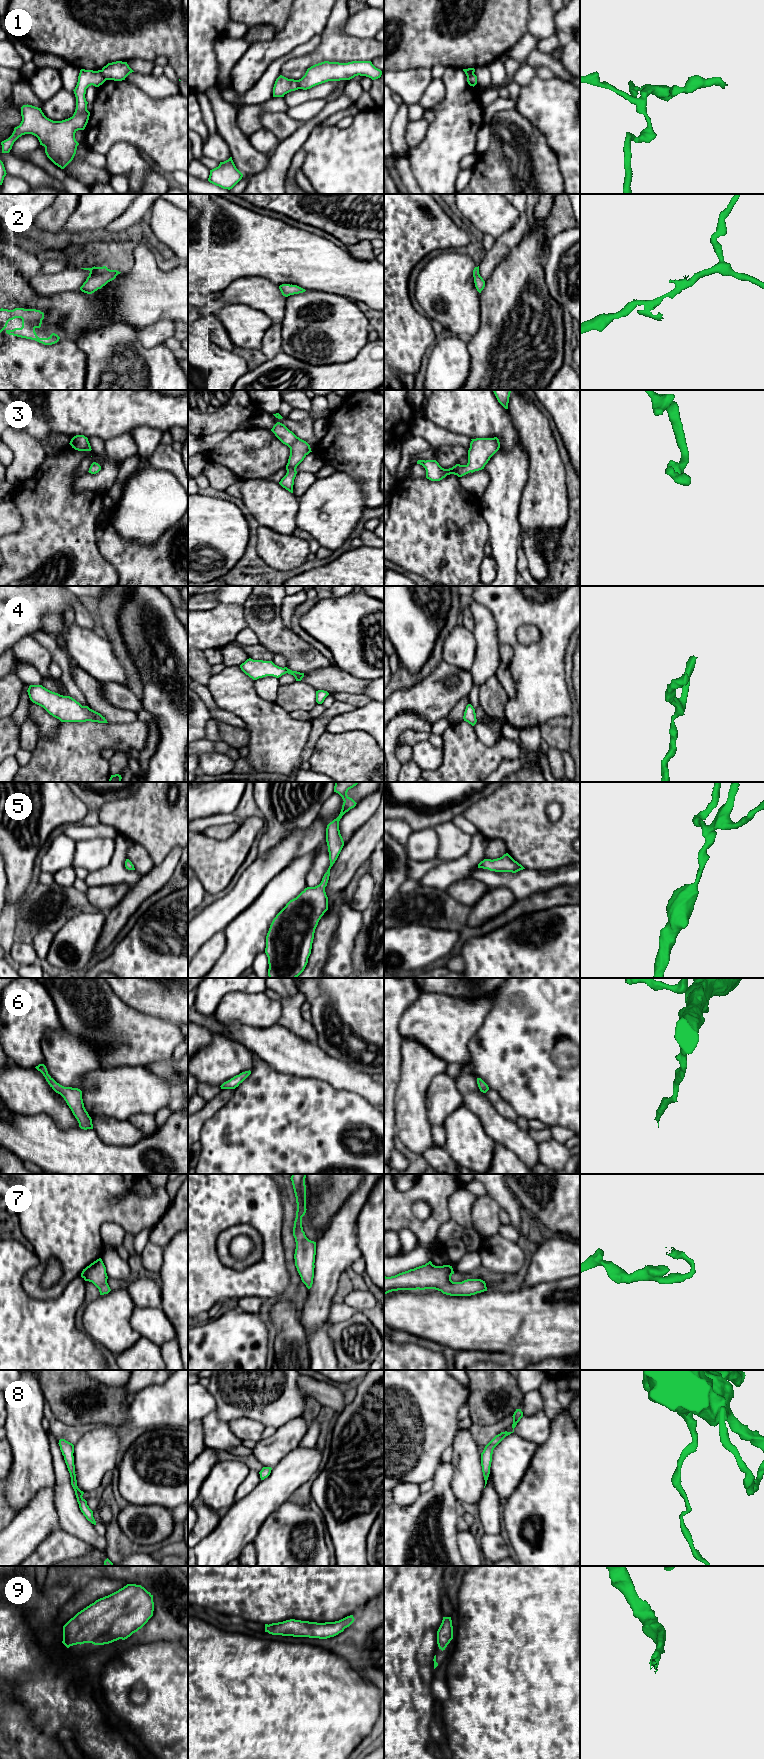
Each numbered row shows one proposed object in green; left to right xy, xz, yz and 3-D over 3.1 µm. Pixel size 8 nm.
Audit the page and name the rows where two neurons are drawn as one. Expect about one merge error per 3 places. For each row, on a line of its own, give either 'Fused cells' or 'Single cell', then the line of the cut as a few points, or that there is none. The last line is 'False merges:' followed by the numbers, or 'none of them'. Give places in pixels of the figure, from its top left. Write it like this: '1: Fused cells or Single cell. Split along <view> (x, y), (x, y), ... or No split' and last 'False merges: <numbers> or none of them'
1: Fused cells. Split along xy (100, 70), (106, 79)
2: Single cell. No split
3: Single cell. No split
4: Single cell. No split
5: Single cell. No split
6: Single cell. No split
7: Single cell. No split
8: Single cell. No split
9: Single cell. No split
False merges: 1

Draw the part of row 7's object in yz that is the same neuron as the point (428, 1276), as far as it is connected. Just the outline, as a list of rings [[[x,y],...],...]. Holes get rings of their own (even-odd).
[[[429,1261],[425,1265],[395,1276],[384,1276],[384,1294],[398,1290],[435,1289],[450,1296],[471,1296],[487,1291],[485,1281],[467,1279],[453,1282],[451,1280],[453,1274],[452,1266],[435,1266]]]

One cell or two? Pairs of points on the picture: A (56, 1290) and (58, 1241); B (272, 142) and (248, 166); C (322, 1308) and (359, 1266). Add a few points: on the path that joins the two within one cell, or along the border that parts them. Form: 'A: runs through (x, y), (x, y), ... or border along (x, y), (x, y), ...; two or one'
A: runs through (66, 1278), (66, 1253); one
B: border along (247, 137), (250, 144), (264, 154); two
C: border along (360, 1257), (350, 1266); two

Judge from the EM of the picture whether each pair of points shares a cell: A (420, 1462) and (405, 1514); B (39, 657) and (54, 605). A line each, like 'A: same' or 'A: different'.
A: different
B: different

